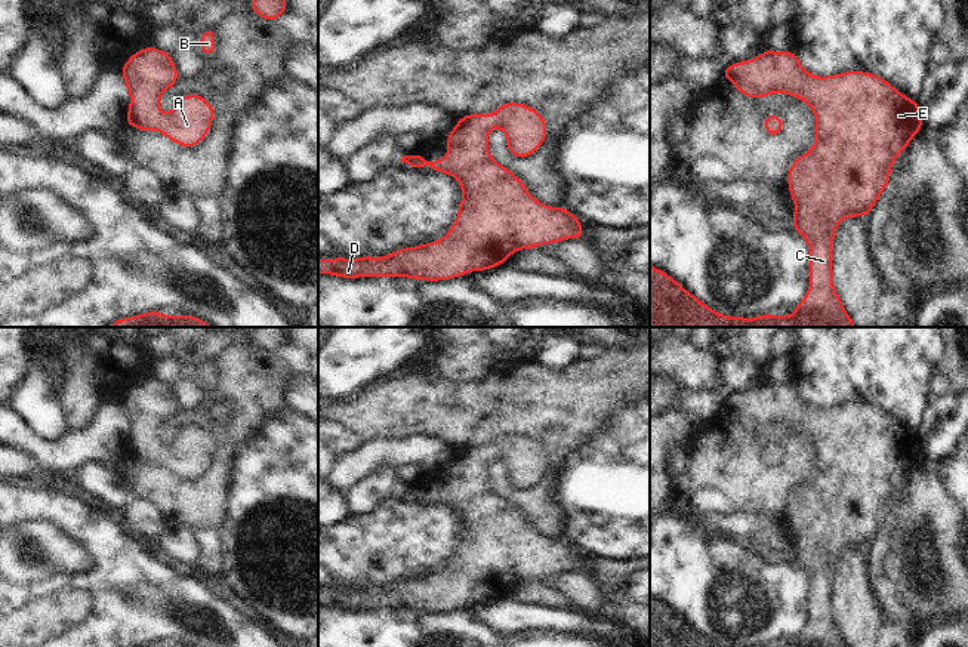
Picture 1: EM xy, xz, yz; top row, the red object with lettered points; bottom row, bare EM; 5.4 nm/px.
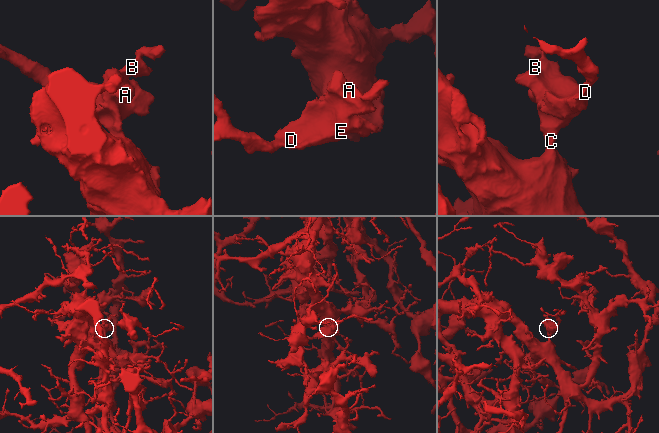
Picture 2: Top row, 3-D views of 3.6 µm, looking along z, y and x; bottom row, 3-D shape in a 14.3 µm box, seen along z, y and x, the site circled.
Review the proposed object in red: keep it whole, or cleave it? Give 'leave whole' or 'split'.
leave whole

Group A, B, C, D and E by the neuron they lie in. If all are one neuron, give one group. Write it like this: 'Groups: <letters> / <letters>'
Groups: A B C D E

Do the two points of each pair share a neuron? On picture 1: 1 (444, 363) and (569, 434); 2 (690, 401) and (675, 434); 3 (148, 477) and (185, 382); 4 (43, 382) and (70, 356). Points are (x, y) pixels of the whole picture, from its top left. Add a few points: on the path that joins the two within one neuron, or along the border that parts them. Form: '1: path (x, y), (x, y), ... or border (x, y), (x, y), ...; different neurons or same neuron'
1: border (489, 373), (481, 381), (450, 382), (441, 378); different neurons
2: border (675, 409), (686, 413), (696, 425); different neurons
3: border (204, 390), (204, 394), (193, 407), (179, 412); different neurons
4: border (61, 379), (59, 404), (62, 415); different neurons

